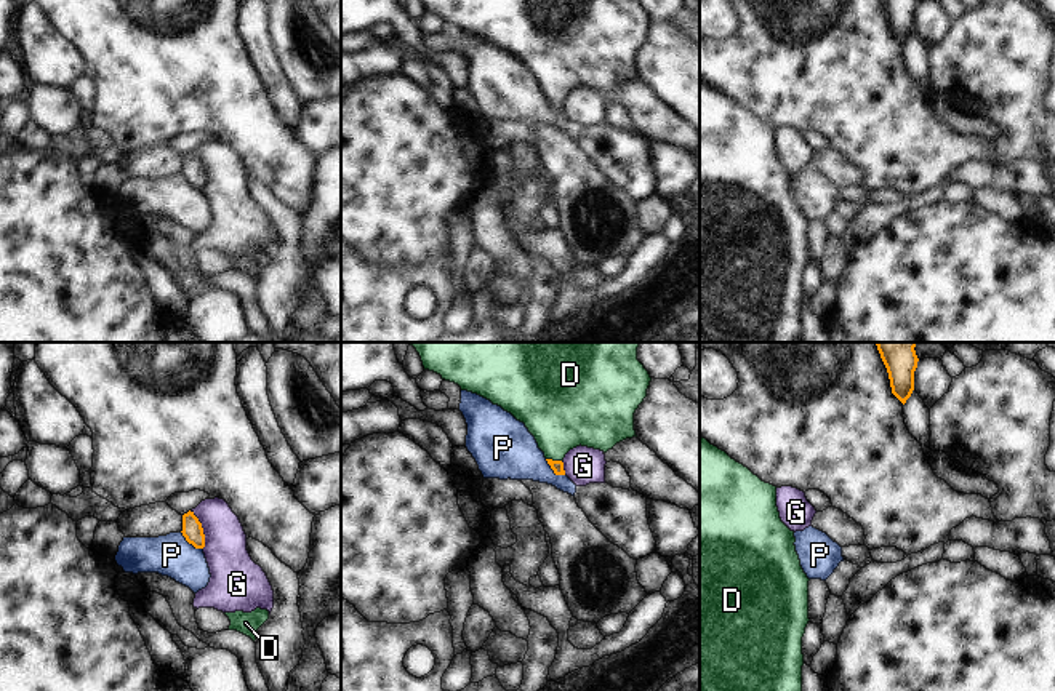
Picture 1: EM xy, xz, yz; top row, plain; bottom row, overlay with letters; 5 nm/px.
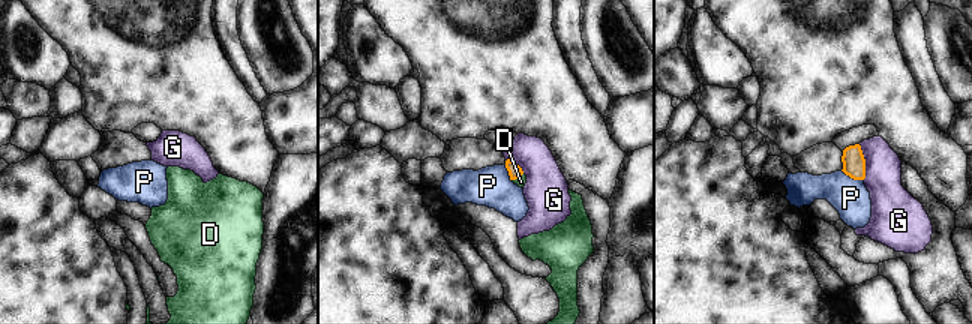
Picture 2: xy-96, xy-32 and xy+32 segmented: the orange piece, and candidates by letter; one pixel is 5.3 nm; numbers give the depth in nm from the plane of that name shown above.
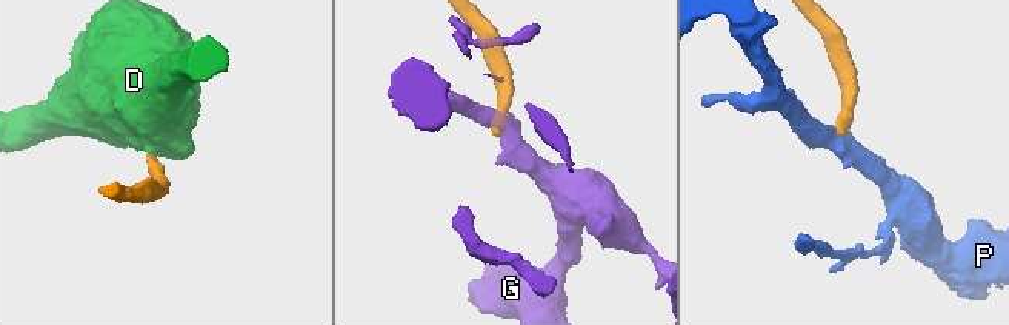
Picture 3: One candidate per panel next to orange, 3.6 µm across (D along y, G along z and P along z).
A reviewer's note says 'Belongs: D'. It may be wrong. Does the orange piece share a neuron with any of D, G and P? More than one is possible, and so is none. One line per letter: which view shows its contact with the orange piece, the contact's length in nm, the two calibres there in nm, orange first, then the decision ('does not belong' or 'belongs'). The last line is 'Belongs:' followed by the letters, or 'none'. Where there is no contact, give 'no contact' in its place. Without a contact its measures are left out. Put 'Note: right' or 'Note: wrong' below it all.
D: contact in xz; length 80 nm; calibres 60 and 360 nm; belongs
G: contact in xy; length 200 nm; calibres 100 and 220 nm; does not belong
P: contact in xy; length 140 nm; calibres 100 and 220 nm; does not belong
Belongs: D
Note: right

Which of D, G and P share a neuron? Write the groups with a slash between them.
D / G / P

